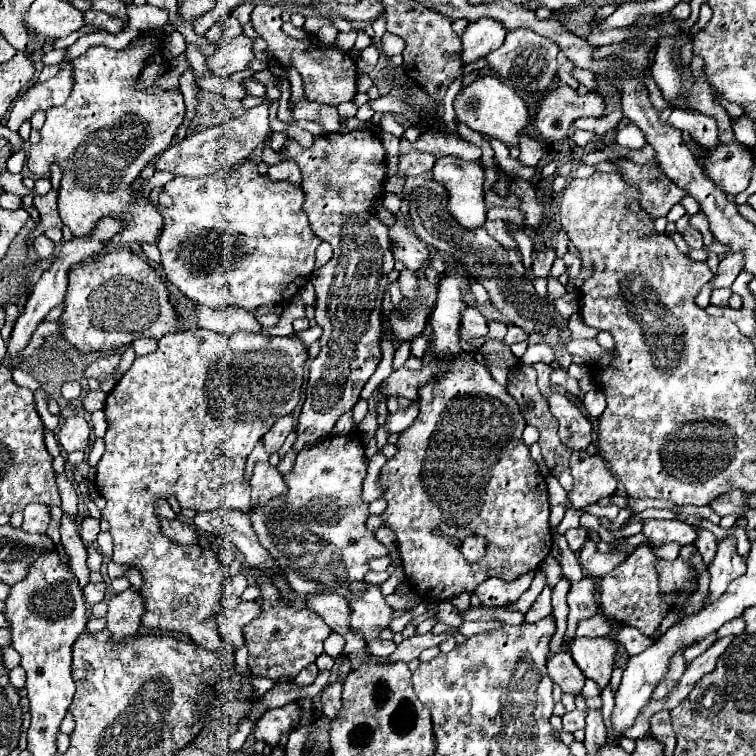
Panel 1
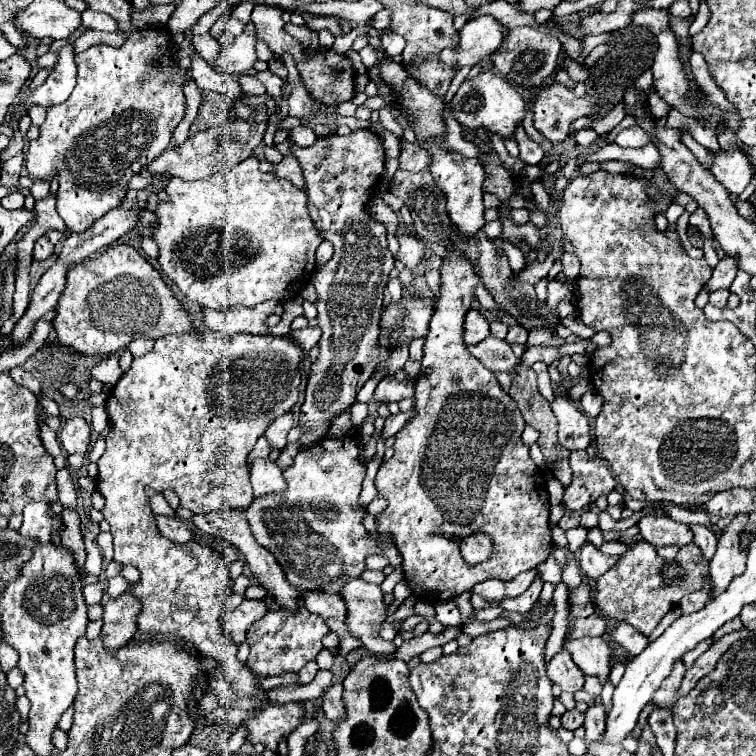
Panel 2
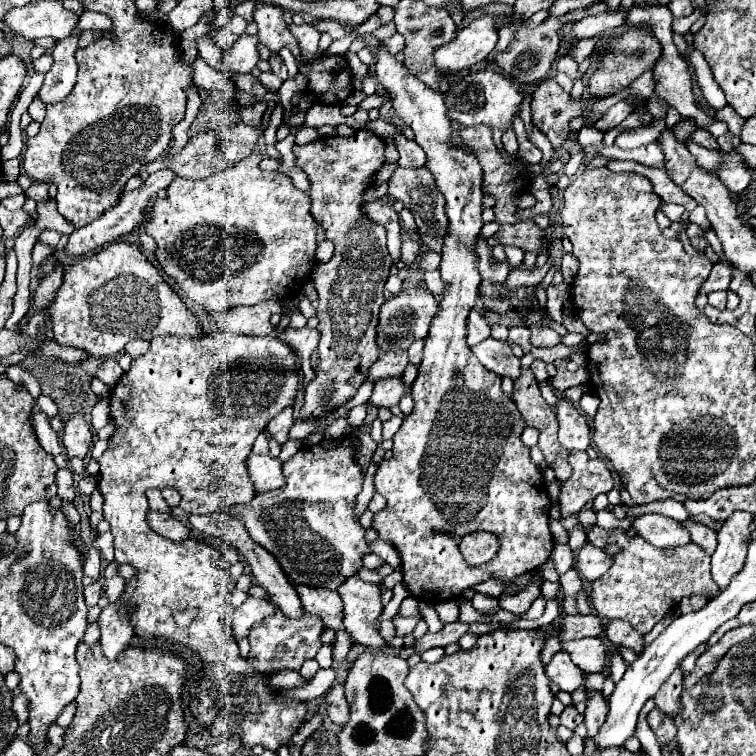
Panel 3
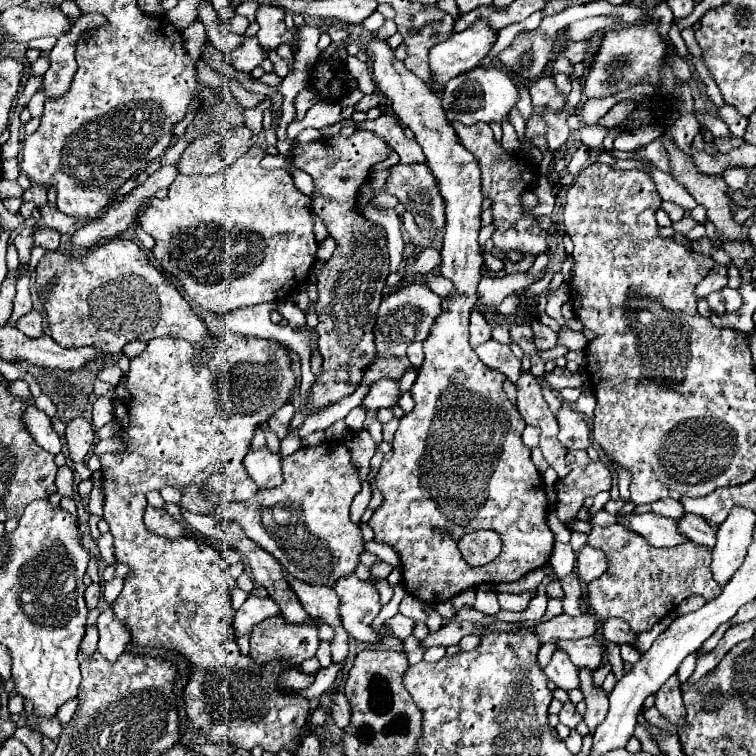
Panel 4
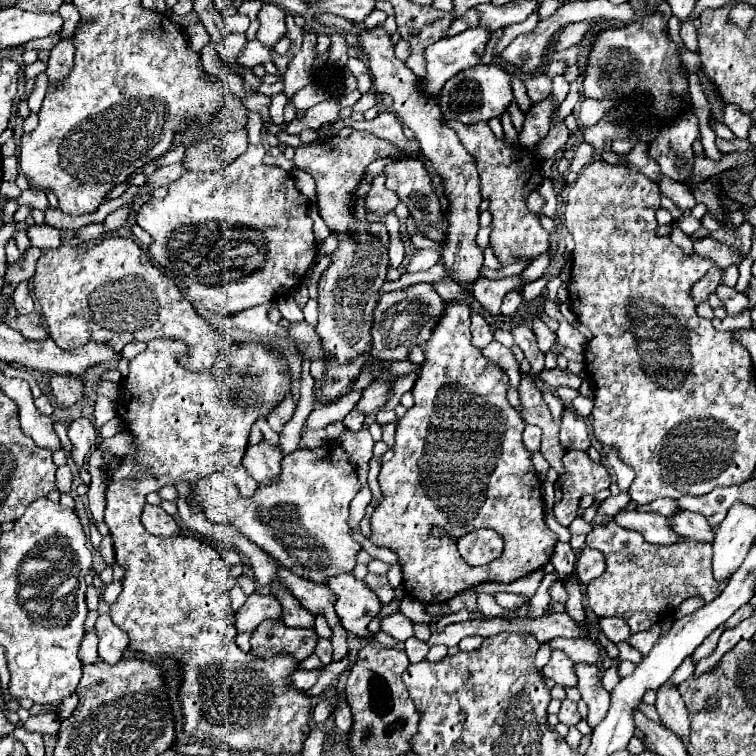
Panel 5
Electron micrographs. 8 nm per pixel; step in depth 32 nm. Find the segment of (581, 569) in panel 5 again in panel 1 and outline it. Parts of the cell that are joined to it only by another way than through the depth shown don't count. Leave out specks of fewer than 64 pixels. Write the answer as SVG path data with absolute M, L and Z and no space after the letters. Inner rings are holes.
M588 540L580 550L580 566L584 568L584 574L588 574L592 578L602 578L610 570L614 570L624 560L624 556L626 556L624 552L602 554L602 552L598 552L596 544L592 540Z

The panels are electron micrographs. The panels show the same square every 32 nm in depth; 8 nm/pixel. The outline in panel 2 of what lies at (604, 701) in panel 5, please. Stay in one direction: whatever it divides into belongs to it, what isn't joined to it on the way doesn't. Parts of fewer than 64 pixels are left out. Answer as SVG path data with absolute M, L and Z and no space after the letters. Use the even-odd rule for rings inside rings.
M600 698L594 700L594 704L586 710L586 742L600 740L600 734L604 732L604 722L606 722L606 706L602 704Z

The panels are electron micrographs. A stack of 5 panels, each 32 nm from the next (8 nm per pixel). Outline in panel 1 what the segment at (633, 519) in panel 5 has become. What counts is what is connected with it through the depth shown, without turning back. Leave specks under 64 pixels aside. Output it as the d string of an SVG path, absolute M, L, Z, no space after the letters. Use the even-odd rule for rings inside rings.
M642 520L642 534L652 546L664 546L670 542L686 546L696 540L694 528L678 520Z

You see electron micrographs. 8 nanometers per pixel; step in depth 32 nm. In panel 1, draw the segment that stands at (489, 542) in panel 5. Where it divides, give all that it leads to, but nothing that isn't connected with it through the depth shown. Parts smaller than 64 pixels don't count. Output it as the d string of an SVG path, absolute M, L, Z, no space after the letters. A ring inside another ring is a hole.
M468 536L462 546L460 546L464 558L468 562L478 562L486 556L486 550L488 550L488 542L484 540L484 536Z

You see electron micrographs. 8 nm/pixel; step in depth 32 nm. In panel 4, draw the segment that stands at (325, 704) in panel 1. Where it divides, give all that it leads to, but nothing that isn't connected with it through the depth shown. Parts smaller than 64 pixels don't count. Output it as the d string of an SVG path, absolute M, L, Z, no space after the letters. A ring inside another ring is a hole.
M338 688L334 694L334 704L330 706L330 718L336 722L338 728L348 728L350 724L350 704L344 696L344 692Z

